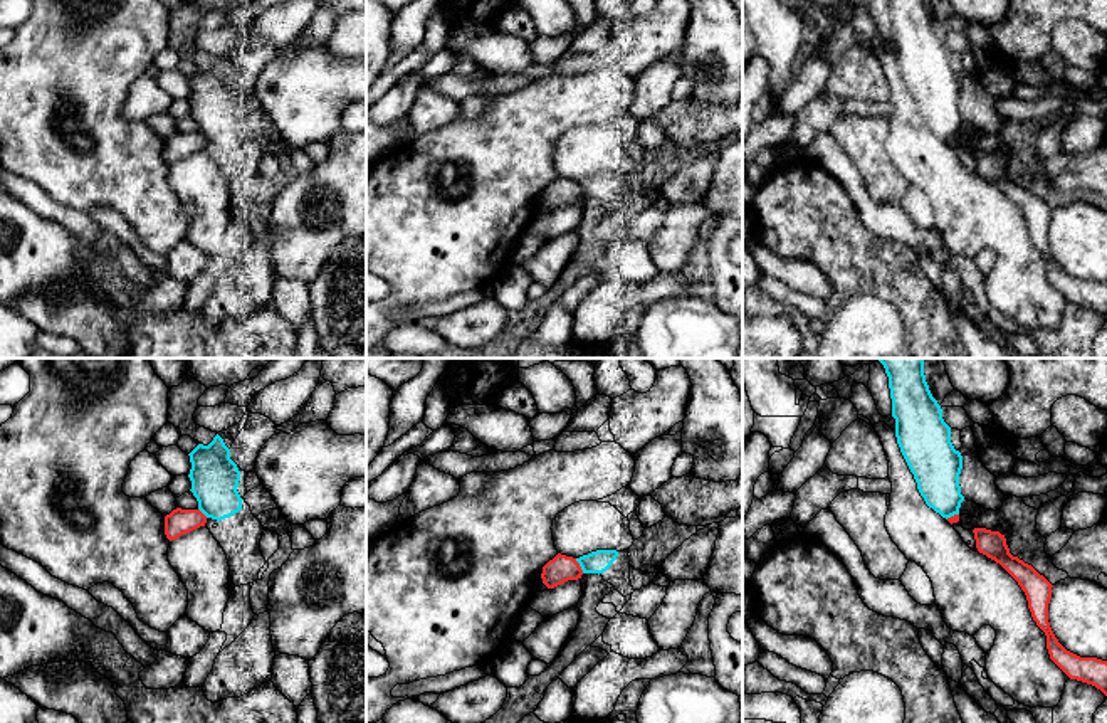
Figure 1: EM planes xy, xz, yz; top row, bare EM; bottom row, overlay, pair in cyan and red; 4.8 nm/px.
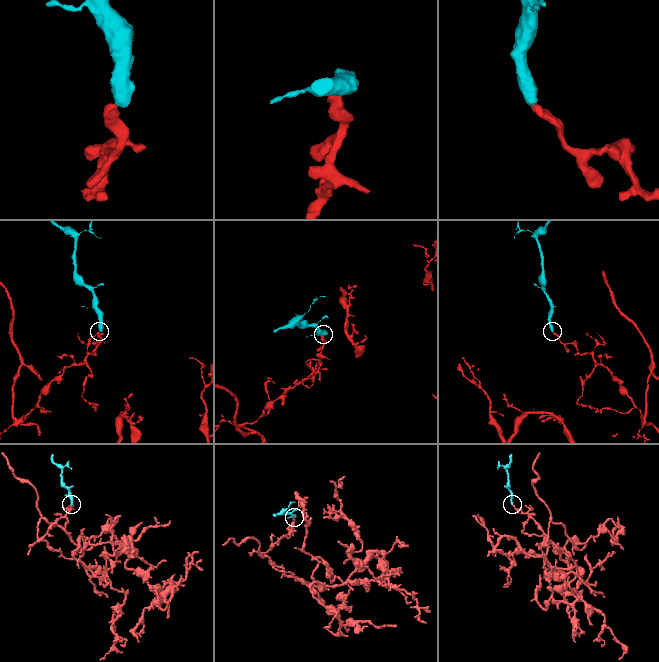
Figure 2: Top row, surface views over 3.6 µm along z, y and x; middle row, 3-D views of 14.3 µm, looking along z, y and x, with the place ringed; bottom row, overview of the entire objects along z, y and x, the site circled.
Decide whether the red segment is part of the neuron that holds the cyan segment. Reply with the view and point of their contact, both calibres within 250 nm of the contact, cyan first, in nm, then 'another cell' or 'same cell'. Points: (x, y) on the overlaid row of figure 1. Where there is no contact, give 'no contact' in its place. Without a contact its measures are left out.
contact xz (580, 565); calibres 110 and 130 nm; another cell

